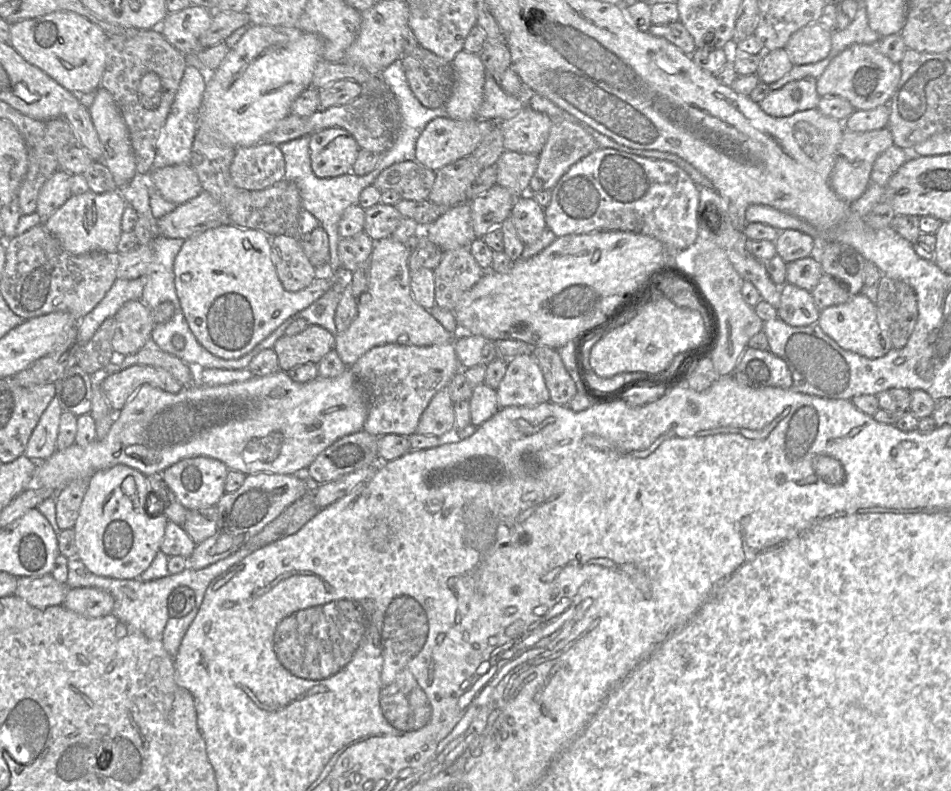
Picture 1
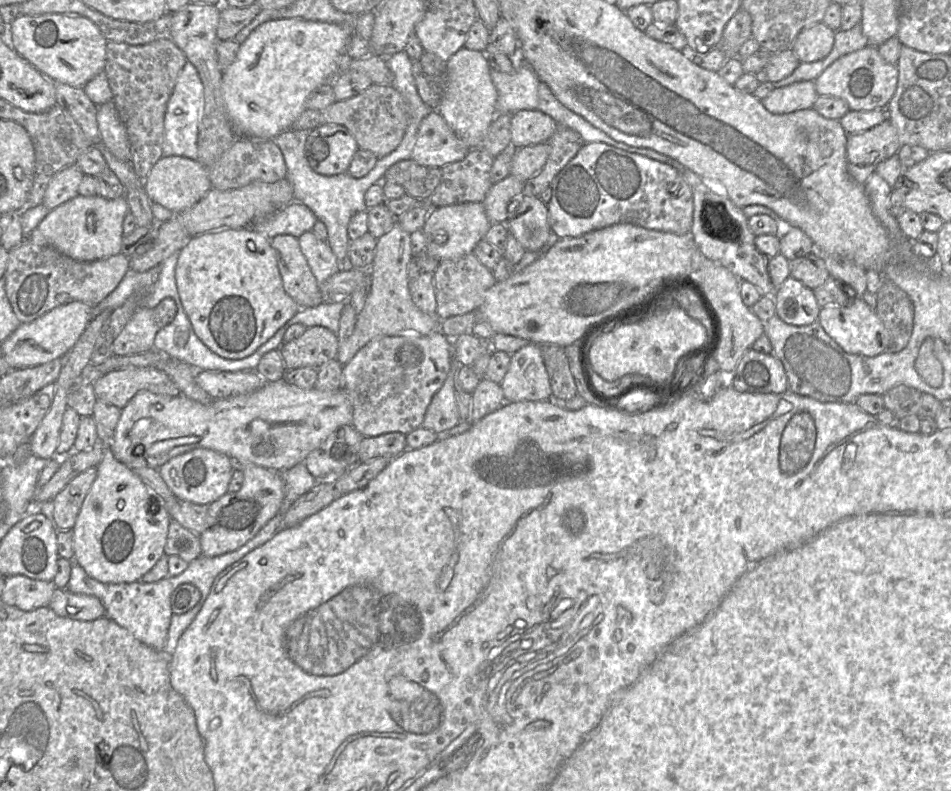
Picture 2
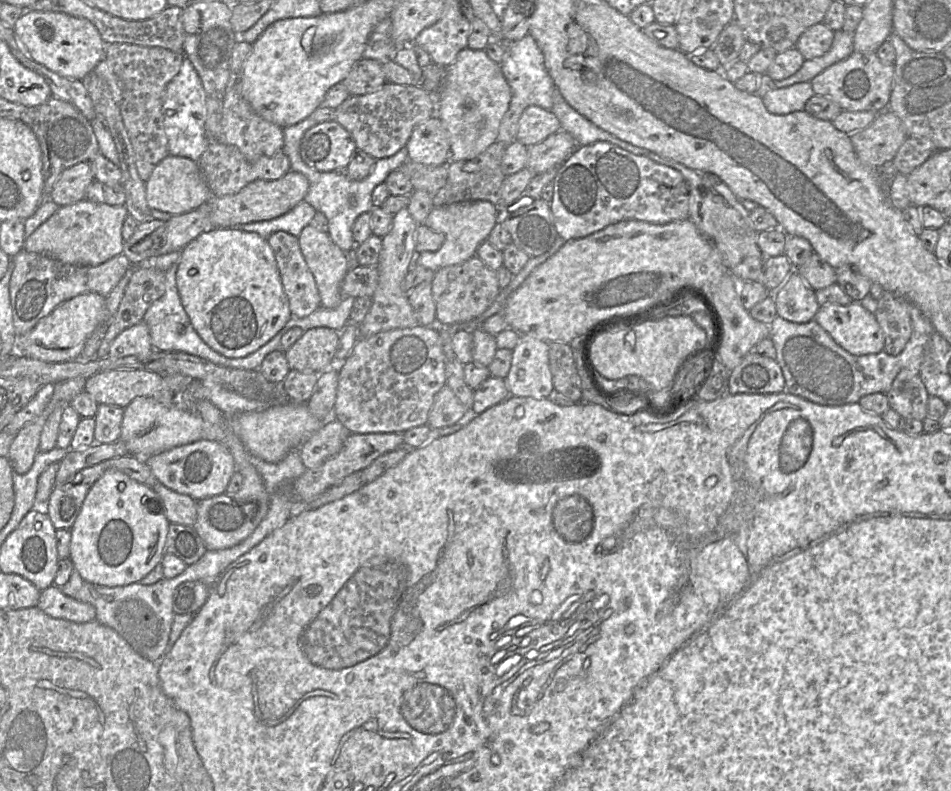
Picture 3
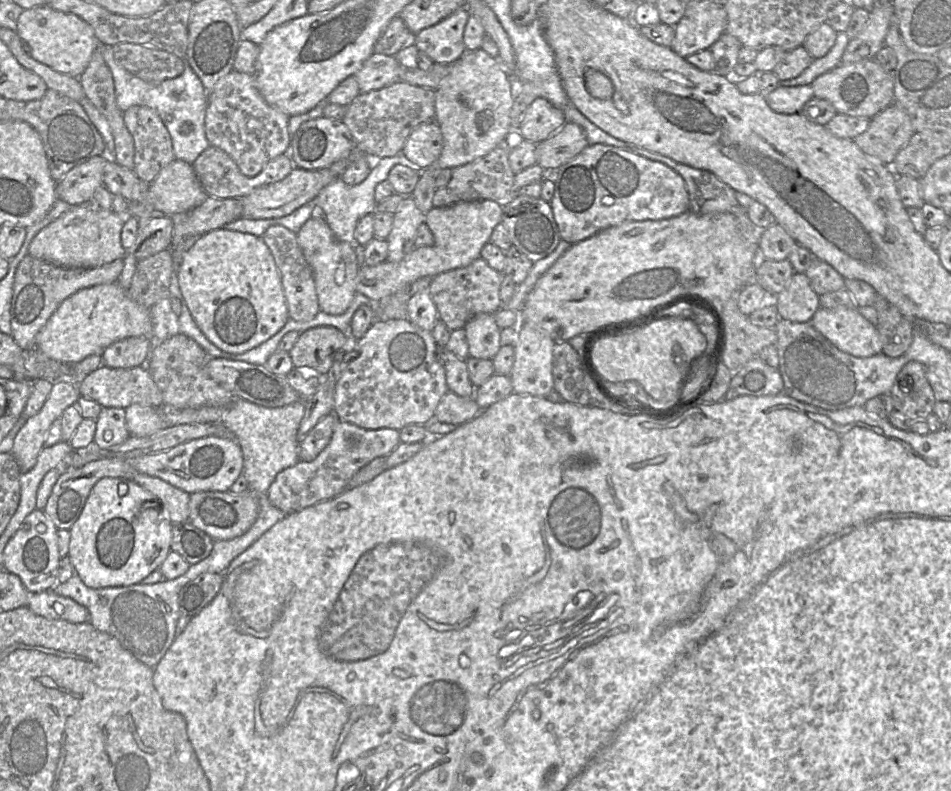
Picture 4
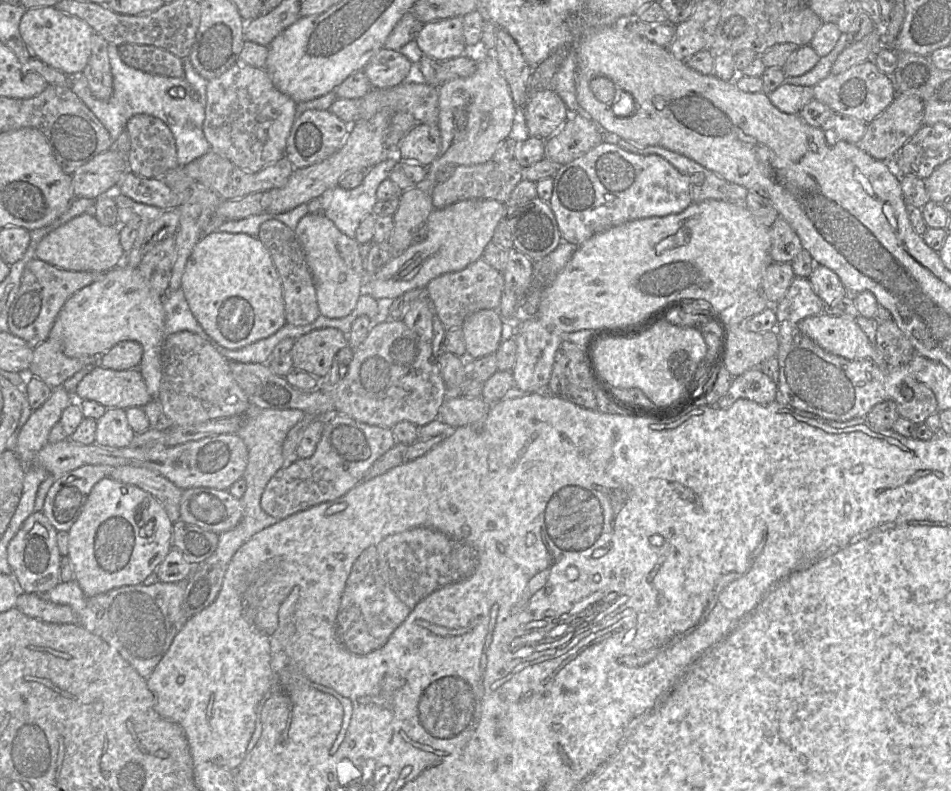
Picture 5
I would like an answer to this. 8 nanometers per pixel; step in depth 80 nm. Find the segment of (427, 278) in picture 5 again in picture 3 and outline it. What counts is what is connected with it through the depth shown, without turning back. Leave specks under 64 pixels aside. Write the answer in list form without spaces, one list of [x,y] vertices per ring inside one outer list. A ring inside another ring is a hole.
[[[486,200],[466,201],[432,208],[423,222],[433,231],[442,233],[444,242],[437,251],[417,253],[414,264],[421,265],[436,272],[437,270],[460,264],[476,255],[477,248],[487,240],[495,224],[501,220],[498,206]],[[352,262],[342,285],[343,297],[353,296],[372,297],[378,284],[378,270],[376,266],[360,266]]]

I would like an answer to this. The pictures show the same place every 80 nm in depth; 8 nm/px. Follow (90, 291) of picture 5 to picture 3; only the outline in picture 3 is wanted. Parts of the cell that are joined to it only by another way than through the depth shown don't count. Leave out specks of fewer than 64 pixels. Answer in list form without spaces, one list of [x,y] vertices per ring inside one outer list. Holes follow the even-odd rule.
[[[96,292],[79,294],[58,305],[27,334],[17,338],[17,353],[45,362],[62,363],[78,359],[87,339],[108,324],[105,297]]]

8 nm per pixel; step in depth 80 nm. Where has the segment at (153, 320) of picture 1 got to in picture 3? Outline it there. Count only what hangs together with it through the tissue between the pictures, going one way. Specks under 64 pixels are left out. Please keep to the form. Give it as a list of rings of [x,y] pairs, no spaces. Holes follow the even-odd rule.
[[[144,321],[124,329],[111,342],[108,356],[149,358],[153,353],[150,331]]]

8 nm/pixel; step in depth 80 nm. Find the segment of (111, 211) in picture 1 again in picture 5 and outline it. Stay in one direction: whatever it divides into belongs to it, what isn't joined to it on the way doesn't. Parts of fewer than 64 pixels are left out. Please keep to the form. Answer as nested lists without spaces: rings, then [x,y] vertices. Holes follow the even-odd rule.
[[[91,211],[83,213],[44,236],[37,245],[36,258],[64,270],[104,273],[121,264],[126,254],[120,244],[119,227],[102,225]]]

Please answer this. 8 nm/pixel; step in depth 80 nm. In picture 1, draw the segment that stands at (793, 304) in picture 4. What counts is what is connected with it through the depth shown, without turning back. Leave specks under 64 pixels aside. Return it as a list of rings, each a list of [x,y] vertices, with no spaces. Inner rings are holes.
[[[786,282],[780,286],[777,315],[788,325],[807,326],[817,323],[820,310],[809,291]]]

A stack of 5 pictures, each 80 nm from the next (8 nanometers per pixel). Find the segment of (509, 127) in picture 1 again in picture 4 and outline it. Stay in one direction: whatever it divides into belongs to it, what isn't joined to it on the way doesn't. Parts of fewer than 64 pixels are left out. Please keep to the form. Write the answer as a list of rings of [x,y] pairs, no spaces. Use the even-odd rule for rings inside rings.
[[[537,97],[520,119],[518,136],[538,144],[556,133],[565,123],[562,109],[555,107],[543,97]]]

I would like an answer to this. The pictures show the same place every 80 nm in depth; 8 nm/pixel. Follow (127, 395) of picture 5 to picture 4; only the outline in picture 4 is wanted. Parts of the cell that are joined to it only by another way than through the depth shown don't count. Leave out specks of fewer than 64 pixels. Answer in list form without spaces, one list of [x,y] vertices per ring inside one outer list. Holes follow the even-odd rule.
[[[105,365],[87,374],[79,383],[80,395],[104,407],[127,408],[132,404],[163,406],[163,396],[147,366],[110,368]]]

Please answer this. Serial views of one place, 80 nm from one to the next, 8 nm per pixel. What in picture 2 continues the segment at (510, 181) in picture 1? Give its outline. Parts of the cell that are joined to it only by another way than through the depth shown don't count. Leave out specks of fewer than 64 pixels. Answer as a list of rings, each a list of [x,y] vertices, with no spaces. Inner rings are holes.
[[[548,143],[516,149],[512,157],[510,174],[526,182],[544,167],[548,154]]]

